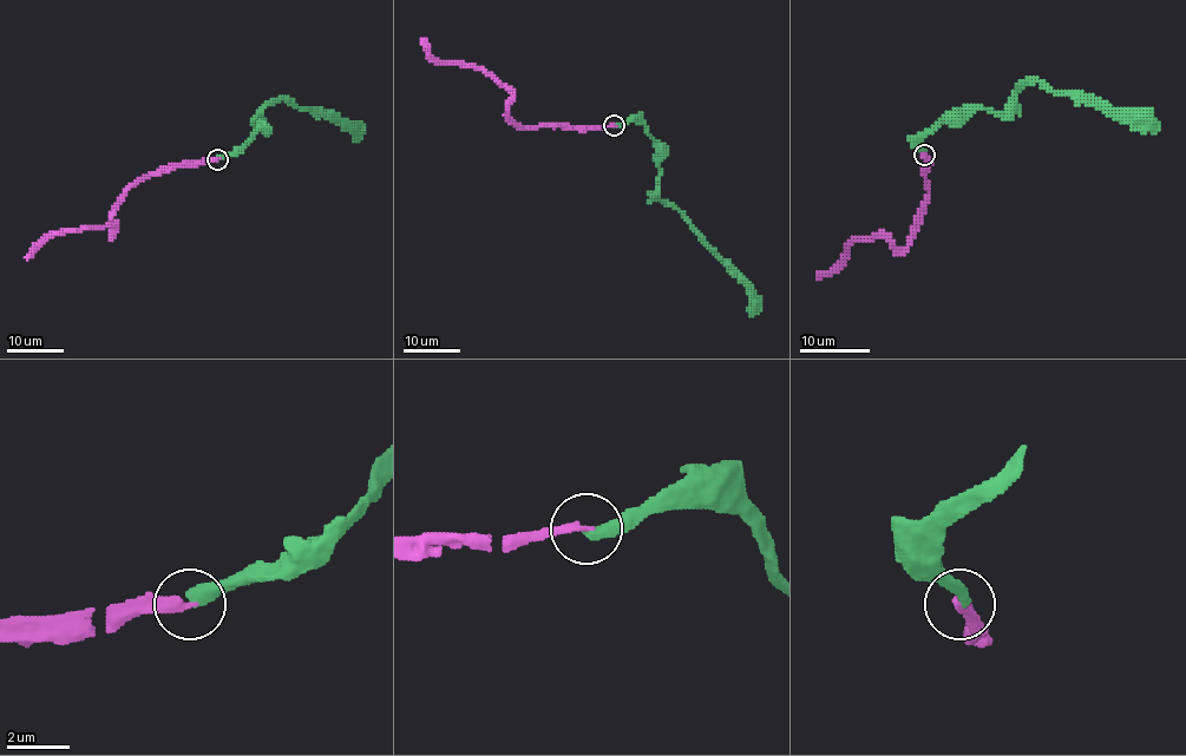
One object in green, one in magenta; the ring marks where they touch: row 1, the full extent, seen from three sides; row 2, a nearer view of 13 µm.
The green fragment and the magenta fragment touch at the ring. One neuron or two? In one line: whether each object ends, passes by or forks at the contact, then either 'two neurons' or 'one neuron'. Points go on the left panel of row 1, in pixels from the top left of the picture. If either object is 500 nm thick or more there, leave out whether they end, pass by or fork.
green ends there; magenta ends there; two neurons

